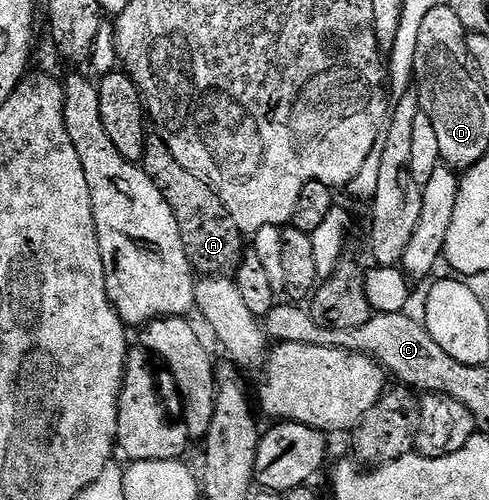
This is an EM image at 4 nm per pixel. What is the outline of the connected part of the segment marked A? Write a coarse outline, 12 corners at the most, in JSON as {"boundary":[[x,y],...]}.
{"boundary":[[155,133],[144,172],[204,277],[235,276],[246,236],[205,179]]}

